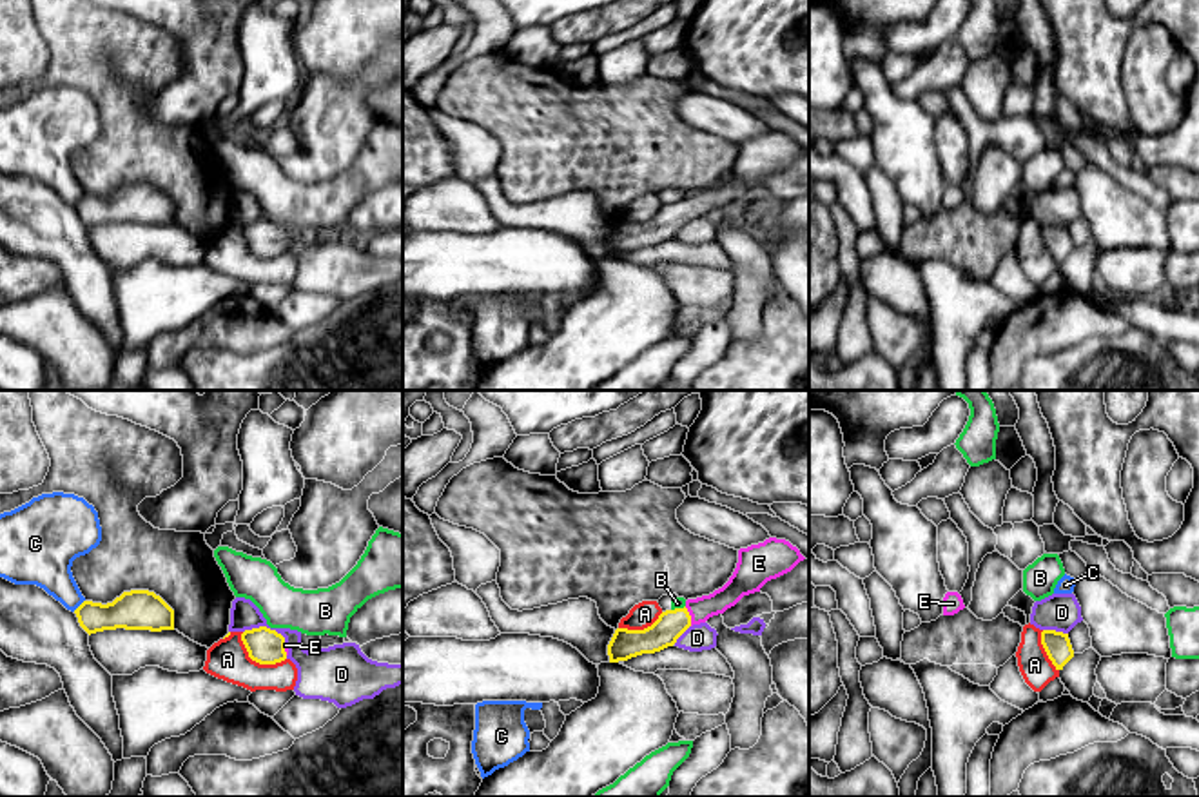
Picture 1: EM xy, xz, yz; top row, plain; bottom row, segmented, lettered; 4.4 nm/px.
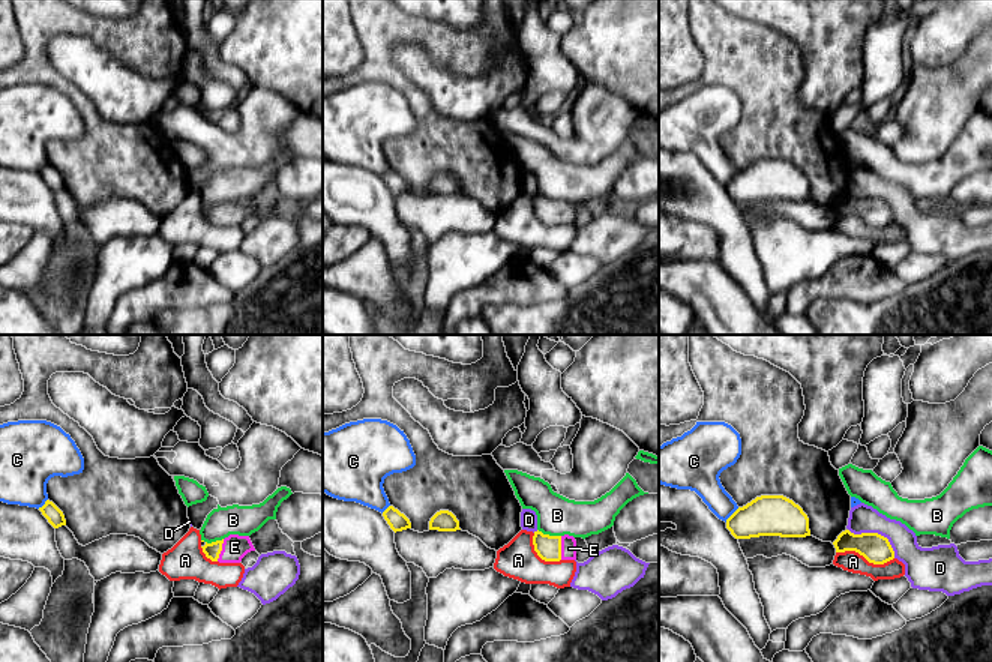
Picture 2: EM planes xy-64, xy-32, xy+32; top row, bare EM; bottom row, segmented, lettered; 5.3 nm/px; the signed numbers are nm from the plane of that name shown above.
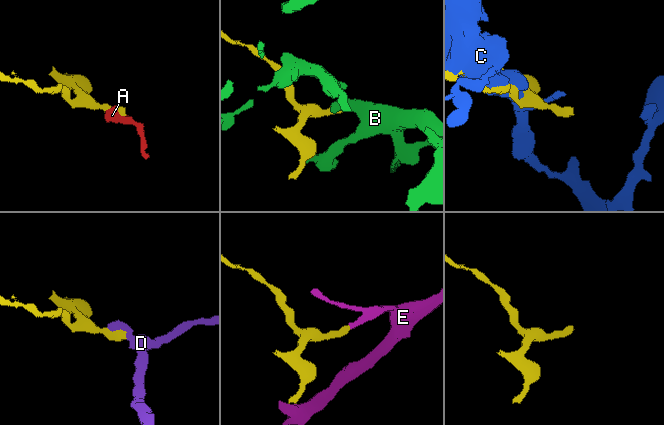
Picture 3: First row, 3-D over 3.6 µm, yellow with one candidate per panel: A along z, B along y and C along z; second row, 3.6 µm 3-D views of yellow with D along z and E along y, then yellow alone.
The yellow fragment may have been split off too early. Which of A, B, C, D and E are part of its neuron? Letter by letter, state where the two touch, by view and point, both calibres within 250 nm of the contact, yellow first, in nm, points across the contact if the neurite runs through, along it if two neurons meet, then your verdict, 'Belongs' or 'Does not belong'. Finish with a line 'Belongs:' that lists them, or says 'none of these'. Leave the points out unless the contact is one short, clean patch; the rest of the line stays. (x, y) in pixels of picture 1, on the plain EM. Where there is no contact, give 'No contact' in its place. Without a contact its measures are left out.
A: Touches yellow at xy (256, 255). Thickness 160 nm (yellow) against 180 nm. Boundary: xy (242, 226), (242, 236), (253, 253), (285, 253). Does not belong
B: Touches yellow at xz (677, 202). Thickness 130 nm (yellow) against 50 nm. Boundary: xz (684, 198), (672, 204). Does not belong
C: Touches yellow at xy (80, 198). Thickness 180 nm (yellow) against 220 nm. Does not belong
D: Touches yellow at xy (265, 220). Thickness 160 nm (yellow) against 130 nm. Boundary: xy (243, 226), (254, 220), (269, 220), (285, 236). Does not belong
E: Touches yellow at xz (690, 209). Thickness 130 nm (yellow) against 110 nm. Path across: xz (670, 218), (690, 209), (701, 202). Belongs
Belongs: E

